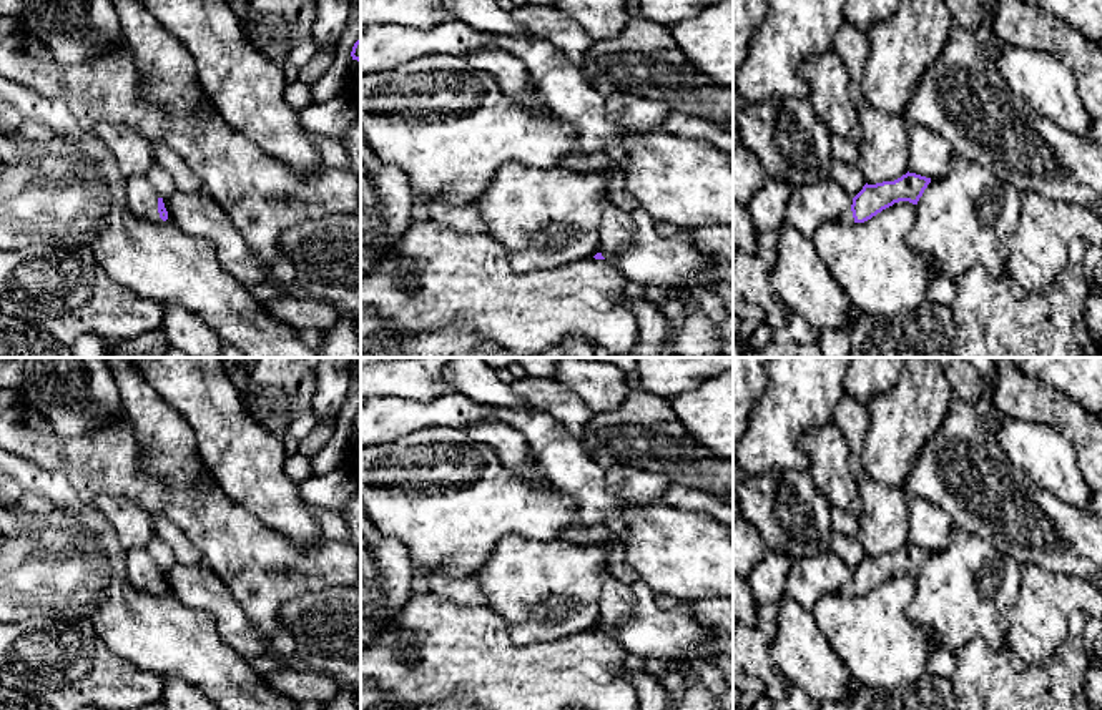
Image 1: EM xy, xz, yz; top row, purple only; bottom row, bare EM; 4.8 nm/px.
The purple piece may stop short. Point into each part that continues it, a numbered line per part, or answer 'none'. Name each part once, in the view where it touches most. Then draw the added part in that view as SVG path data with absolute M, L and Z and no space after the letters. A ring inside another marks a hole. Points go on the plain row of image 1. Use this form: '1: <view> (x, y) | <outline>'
1: xy (142, 572) | M146 549L126 550L123 572L135 589L148 595L163 595L158 585L158 565Z

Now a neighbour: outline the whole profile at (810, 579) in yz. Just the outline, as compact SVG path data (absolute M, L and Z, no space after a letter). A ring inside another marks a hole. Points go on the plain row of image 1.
M831 549L813 557L795 559L788 569L785 597L806 610L826 597L838 595L848 587L853 570Z

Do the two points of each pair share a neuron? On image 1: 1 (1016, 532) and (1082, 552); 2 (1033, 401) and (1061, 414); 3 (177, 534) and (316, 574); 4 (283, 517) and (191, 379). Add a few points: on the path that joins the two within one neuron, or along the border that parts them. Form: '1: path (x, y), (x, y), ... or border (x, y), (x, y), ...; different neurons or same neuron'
1: path (1033, 532), (1049, 532), (1066, 539); same neuron
2: path (1039, 403), (1054, 409); same neuron
3: border (155, 514), (167, 516), (205, 561); different neurons
4: path (258, 483), (216, 414); same neuron

